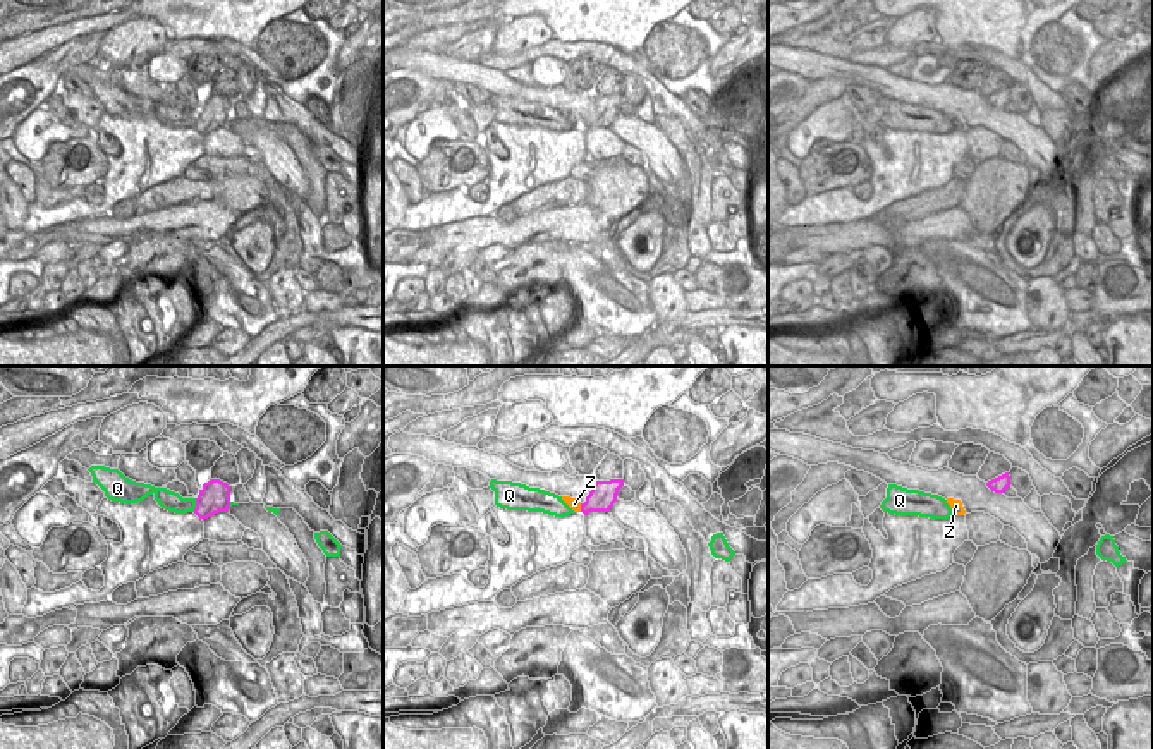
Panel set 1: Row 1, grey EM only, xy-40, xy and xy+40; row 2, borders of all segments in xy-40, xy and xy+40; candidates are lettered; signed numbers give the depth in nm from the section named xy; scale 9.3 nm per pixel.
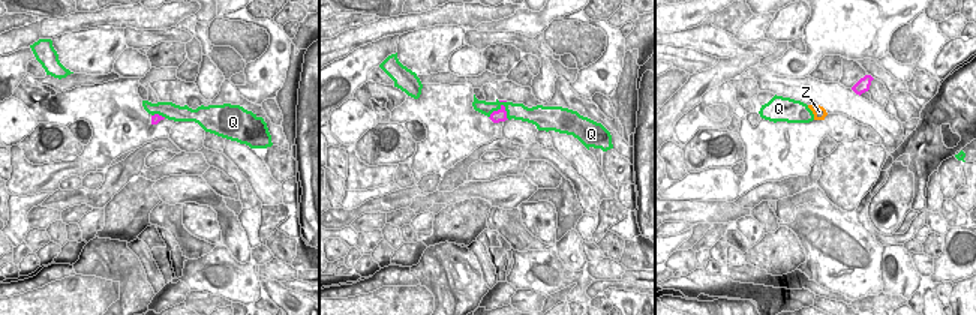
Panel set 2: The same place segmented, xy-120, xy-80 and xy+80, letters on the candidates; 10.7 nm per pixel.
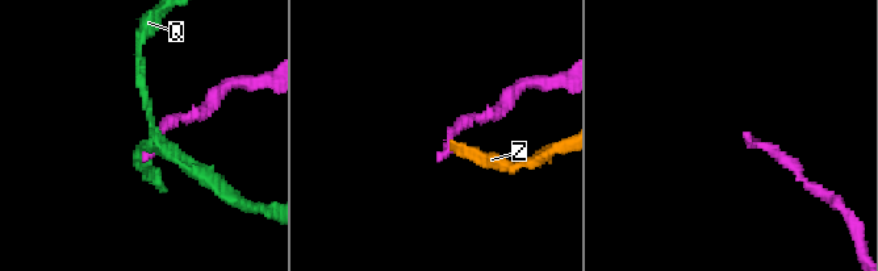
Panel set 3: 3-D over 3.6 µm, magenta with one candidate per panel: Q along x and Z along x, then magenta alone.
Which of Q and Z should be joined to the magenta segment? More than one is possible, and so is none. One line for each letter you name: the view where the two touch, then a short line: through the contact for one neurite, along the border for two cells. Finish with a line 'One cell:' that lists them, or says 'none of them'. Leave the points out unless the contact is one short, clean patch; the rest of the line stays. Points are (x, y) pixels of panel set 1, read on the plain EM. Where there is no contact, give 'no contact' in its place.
One cell: none of them

